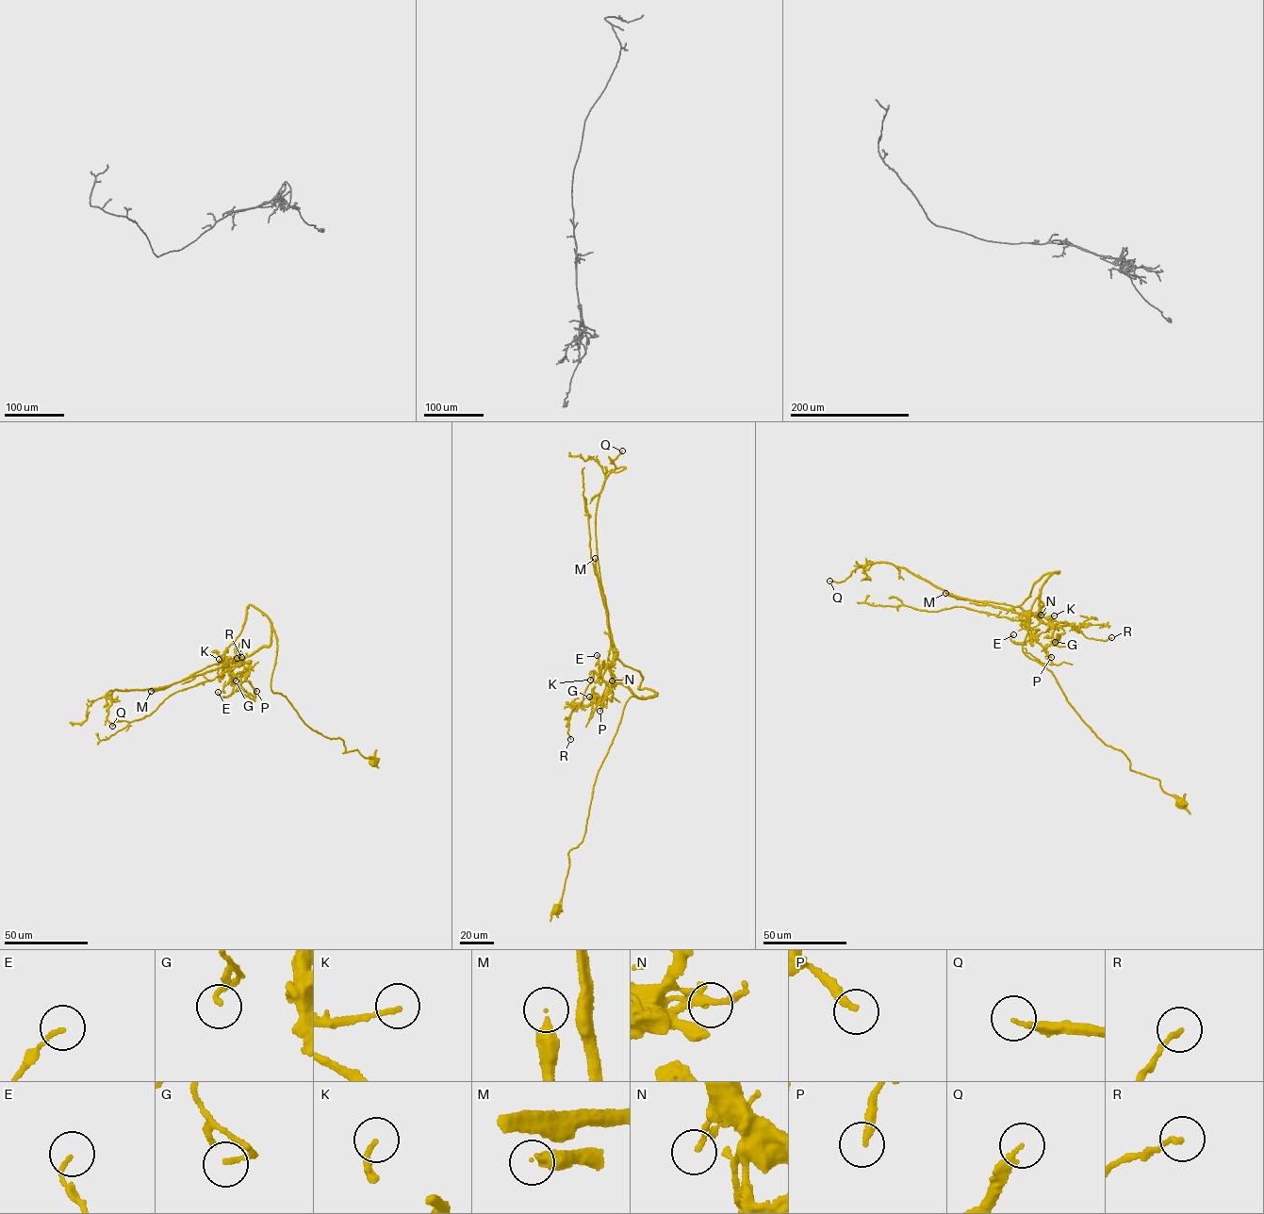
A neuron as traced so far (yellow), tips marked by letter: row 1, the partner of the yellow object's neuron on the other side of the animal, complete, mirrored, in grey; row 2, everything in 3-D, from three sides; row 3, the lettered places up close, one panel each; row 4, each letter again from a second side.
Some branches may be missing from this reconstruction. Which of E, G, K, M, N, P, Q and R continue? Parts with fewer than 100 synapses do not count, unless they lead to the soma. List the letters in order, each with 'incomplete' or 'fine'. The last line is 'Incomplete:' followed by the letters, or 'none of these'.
E: fine
G: fine
K: fine
M: incomplete
N: fine
P: fine
Q: fine
R: fine
Incomplete: M

